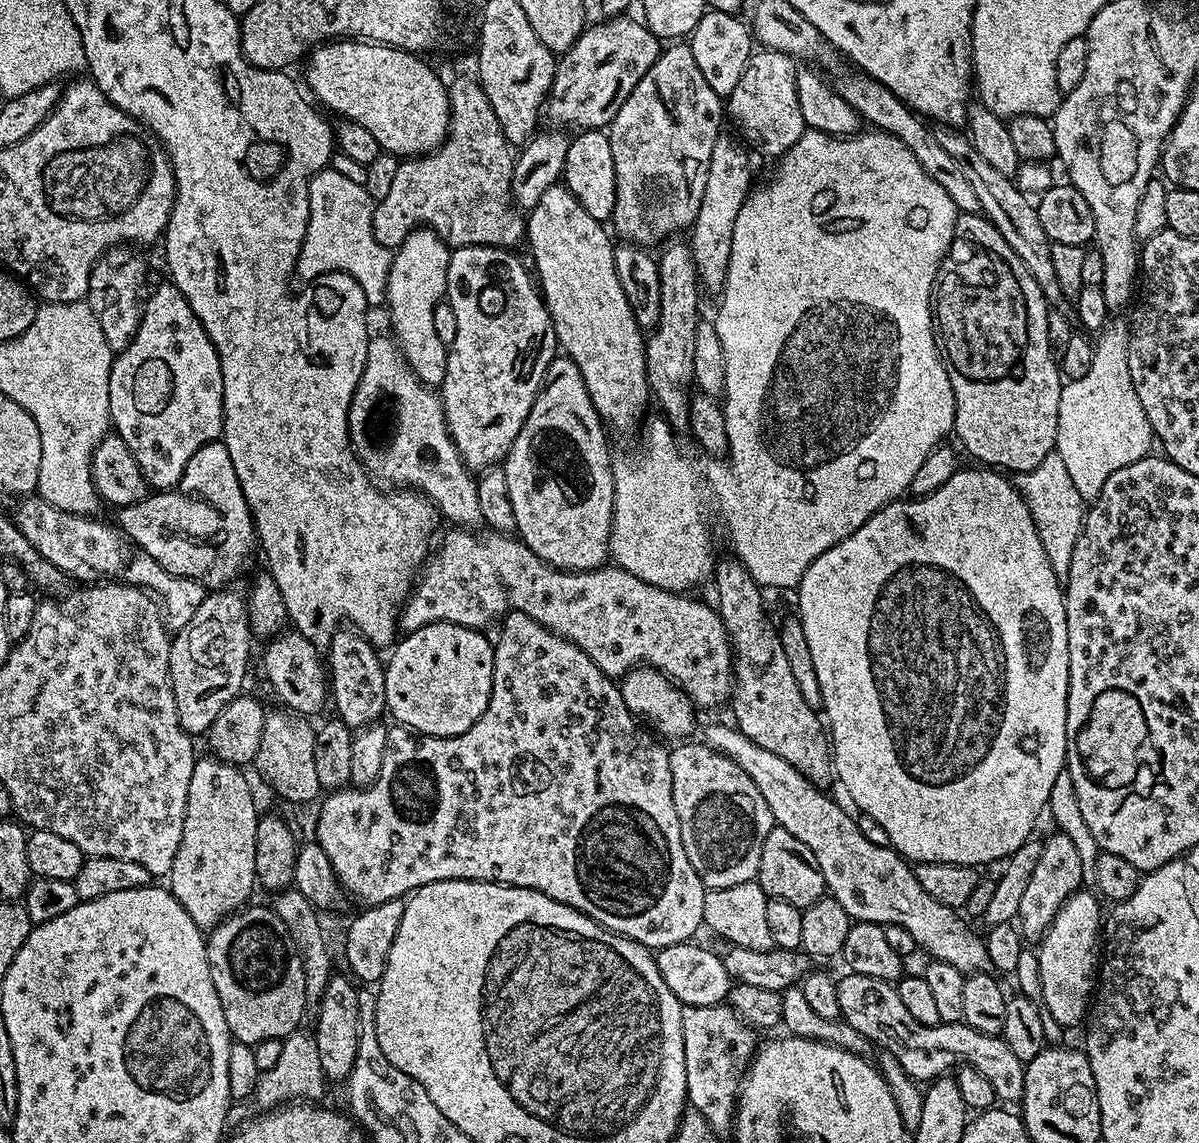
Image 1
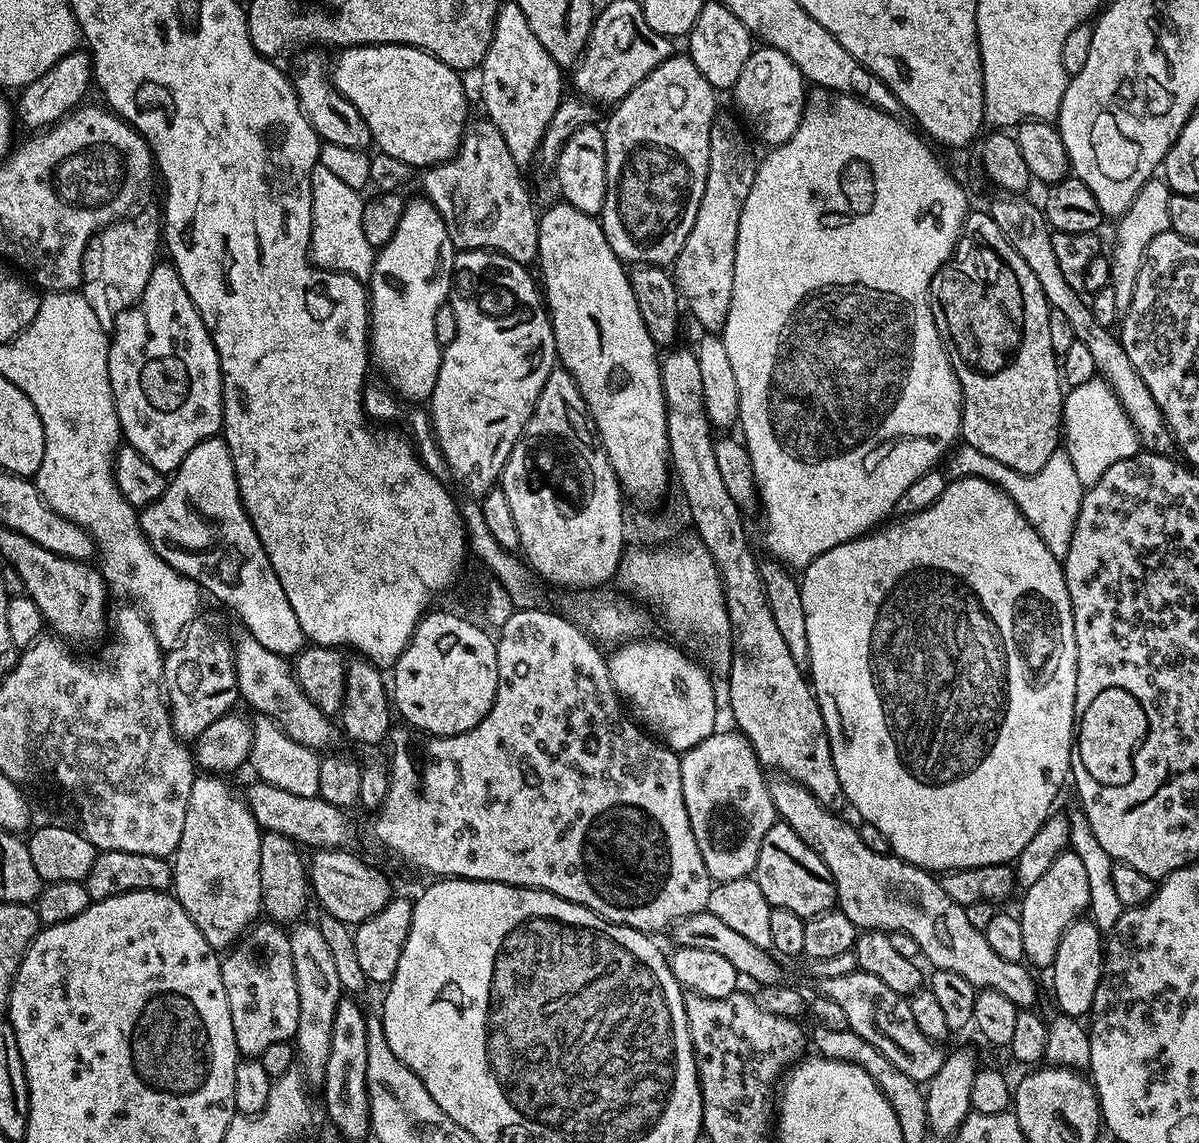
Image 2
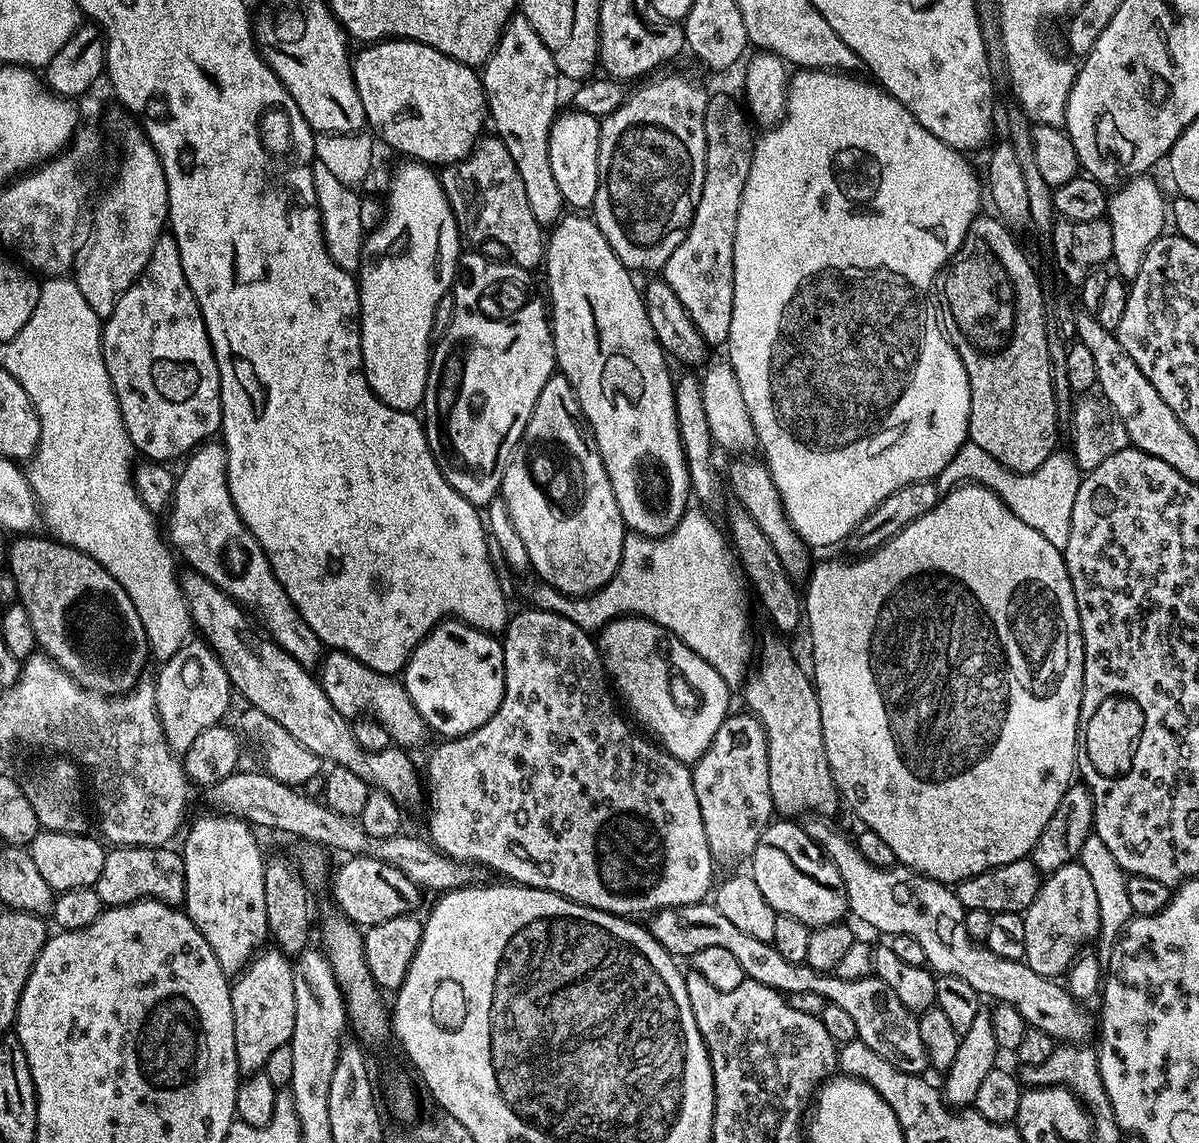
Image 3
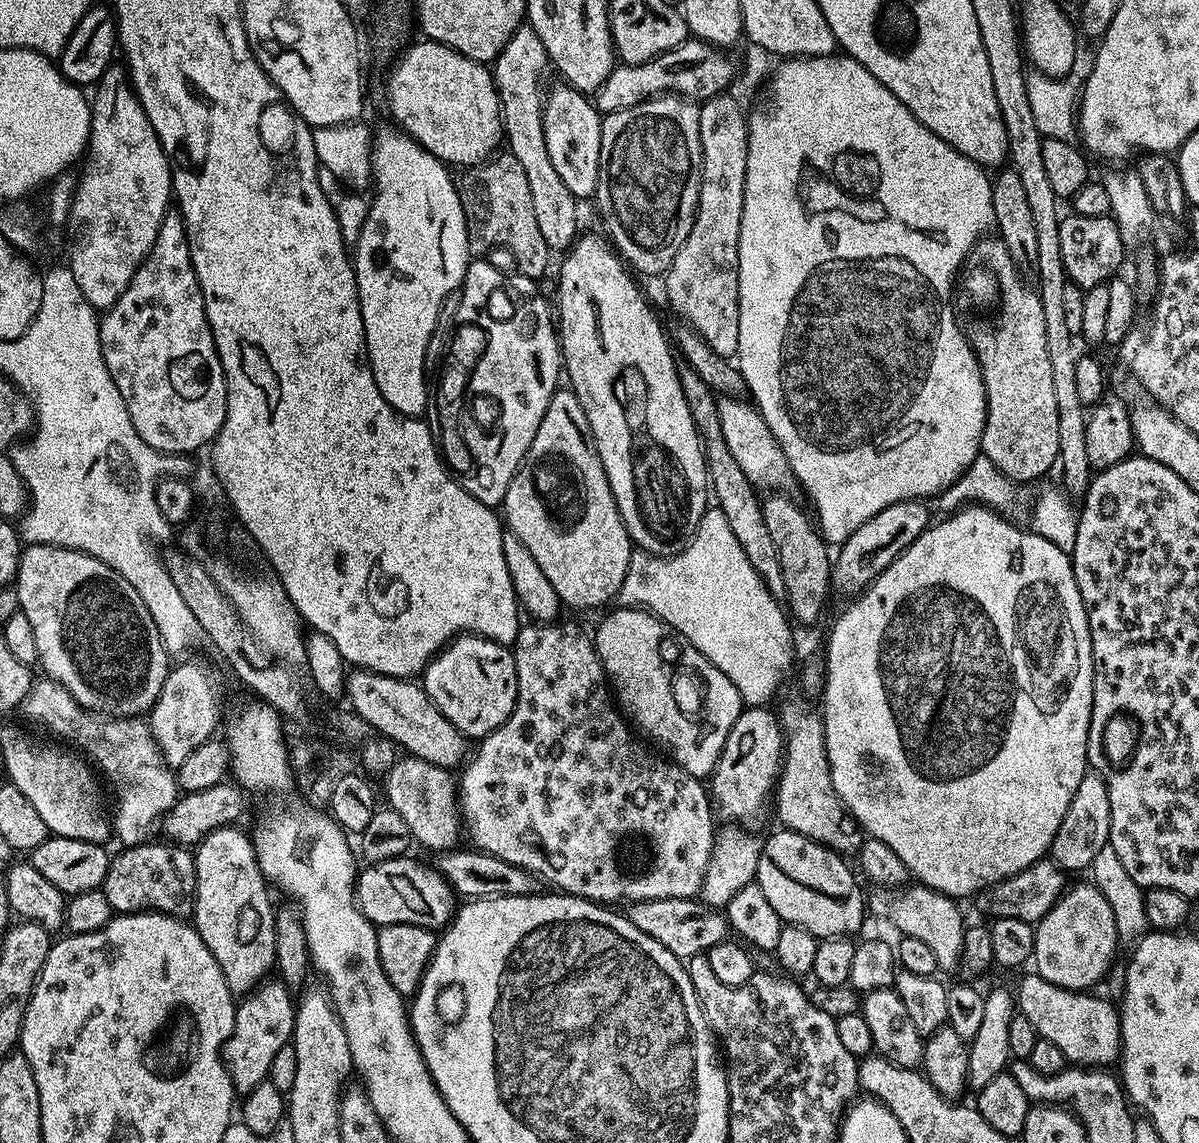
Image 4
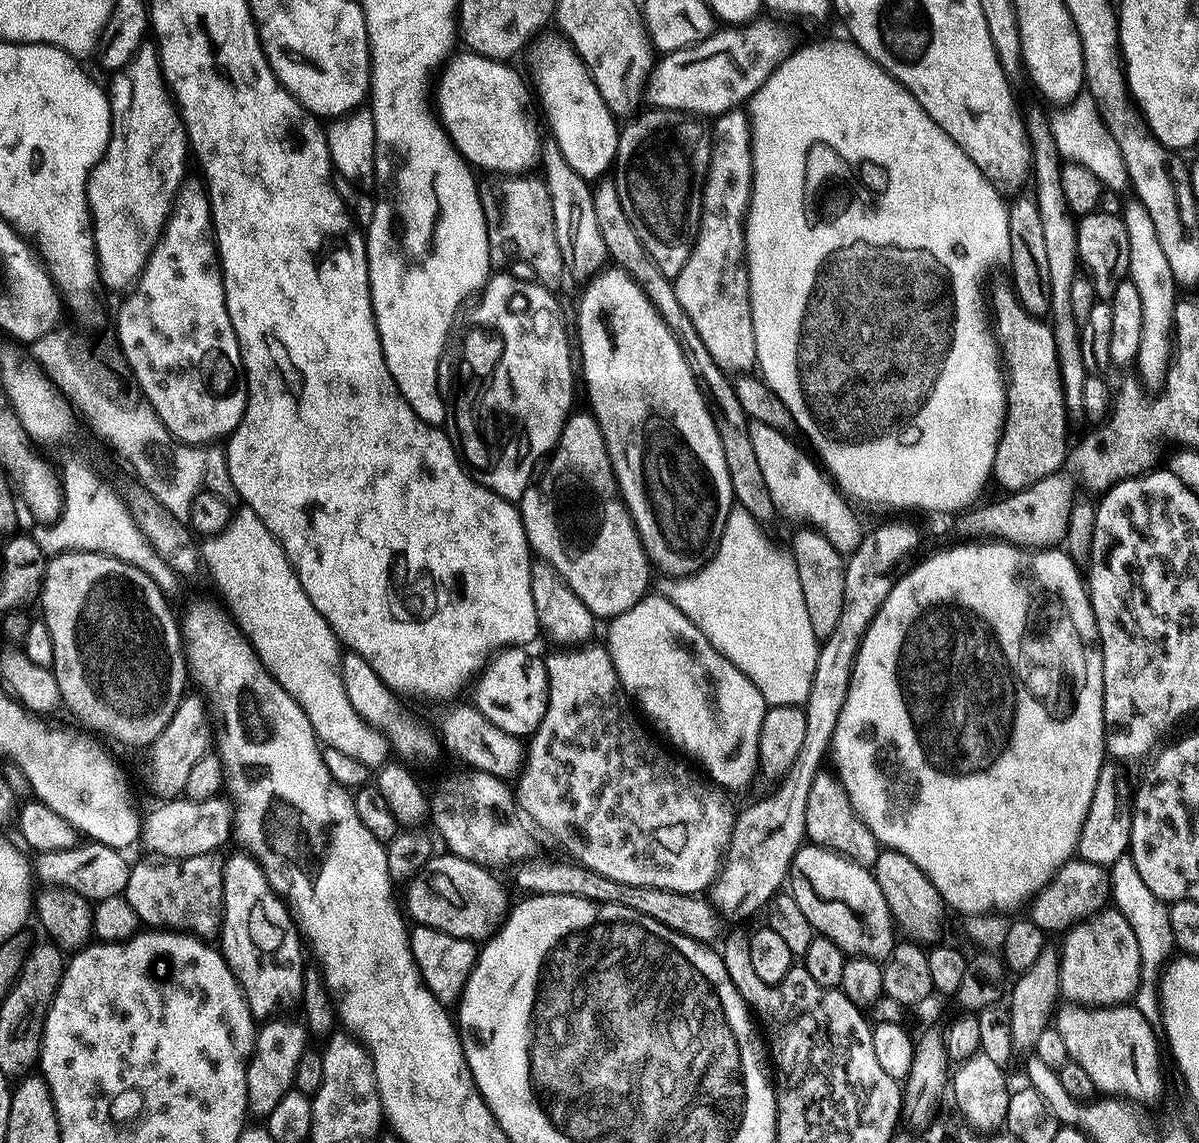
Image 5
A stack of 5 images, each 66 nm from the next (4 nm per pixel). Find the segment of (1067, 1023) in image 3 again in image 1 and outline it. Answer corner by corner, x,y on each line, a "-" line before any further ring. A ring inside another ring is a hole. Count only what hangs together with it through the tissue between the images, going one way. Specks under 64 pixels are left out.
728,724
710,725
702,736
703,743
738,762
738,766
750,774
750,782
758,786
762,798
766,798
766,806
770,806
773,821
794,834
794,838
814,854
827,895
837,900
853,921
902,926
914,934
917,945
923,951
925,948
931,959
950,962
950,966
965,974
982,972
989,967
983,939
979,935
976,937
956,917
959,916
957,909
938,902
938,898
930,898
930,894
922,890
922,882
918,882
909,861
891,846
874,846
874,842
858,830
857,817
851,816
842,805
835,804
827,791
811,784
786,762
786,758
762,750
758,742
746,738
739,728

